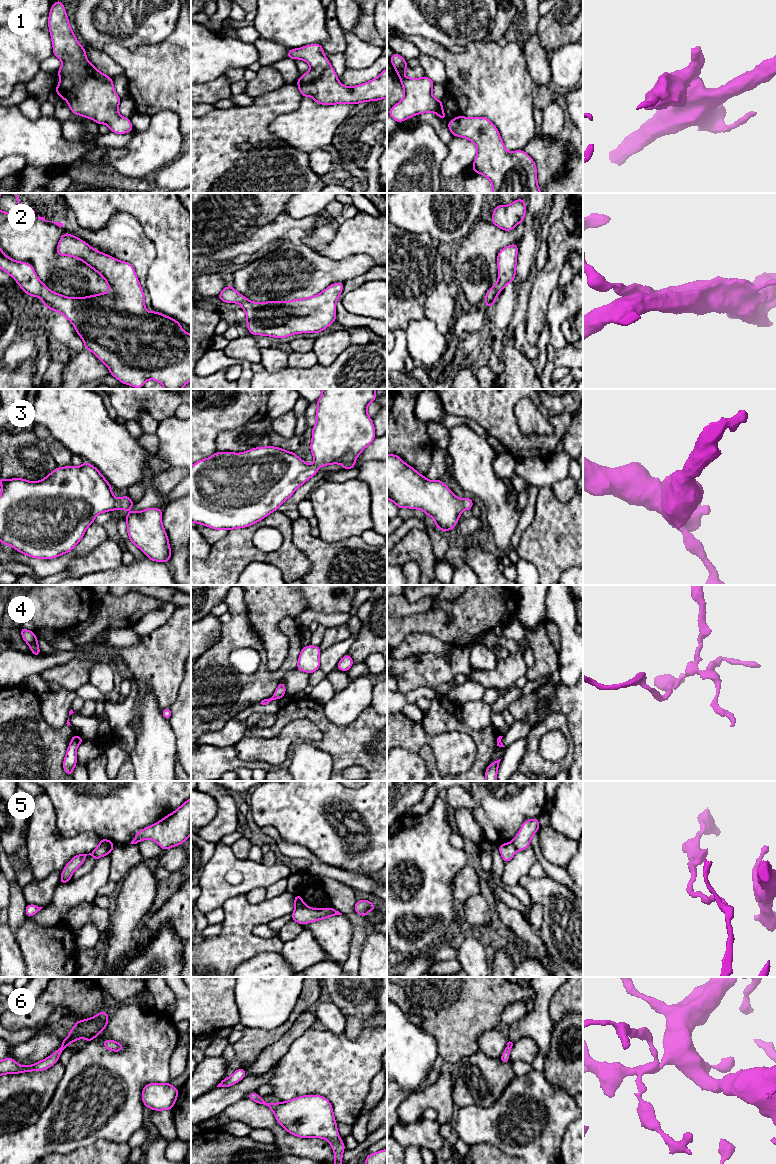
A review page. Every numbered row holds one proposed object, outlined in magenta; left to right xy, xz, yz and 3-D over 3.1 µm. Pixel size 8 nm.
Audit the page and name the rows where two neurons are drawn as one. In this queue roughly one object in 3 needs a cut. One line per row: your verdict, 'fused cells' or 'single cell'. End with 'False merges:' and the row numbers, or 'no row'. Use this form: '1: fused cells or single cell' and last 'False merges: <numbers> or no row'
1: single cell
2: single cell
3: single cell
4: fused cells
5: fused cells
6: single cell
False merges: 4, 5

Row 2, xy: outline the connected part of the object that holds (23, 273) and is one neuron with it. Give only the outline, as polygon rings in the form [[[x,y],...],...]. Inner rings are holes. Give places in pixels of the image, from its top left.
[[[67,232],[61,236],[56,251],[60,256],[72,256],[86,263],[105,279],[110,290],[106,293],[79,298],[55,293],[37,277],[34,268],[29,263],[10,259],[1,249],[0,269],[8,273],[27,295],[40,297],[45,307],[60,312],[66,317],[82,338],[85,349],[95,354],[109,368],[110,375],[121,383],[142,388],[147,380],[153,379],[161,383],[164,389],[182,389],[191,380],[191,335],[185,332],[175,319],[157,311],[148,312],[146,310],[144,292],[133,266],[128,262],[119,261],[110,255],[94,250],[88,243]]]

